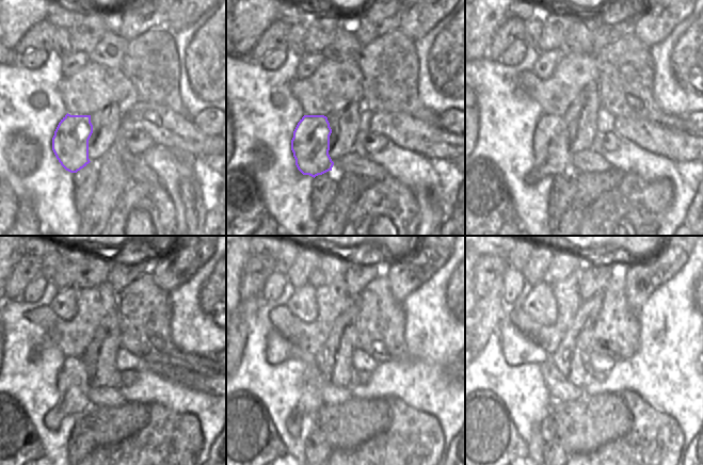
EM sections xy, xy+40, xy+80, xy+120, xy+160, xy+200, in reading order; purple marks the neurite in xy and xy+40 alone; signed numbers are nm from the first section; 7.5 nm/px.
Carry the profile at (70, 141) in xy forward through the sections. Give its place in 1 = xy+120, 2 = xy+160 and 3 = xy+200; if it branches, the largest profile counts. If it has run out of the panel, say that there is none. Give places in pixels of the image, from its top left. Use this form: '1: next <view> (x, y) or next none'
1: next xy+120 (73, 383)
2: next xy+160 (313, 381)
3: next xy+200 (537, 443)

